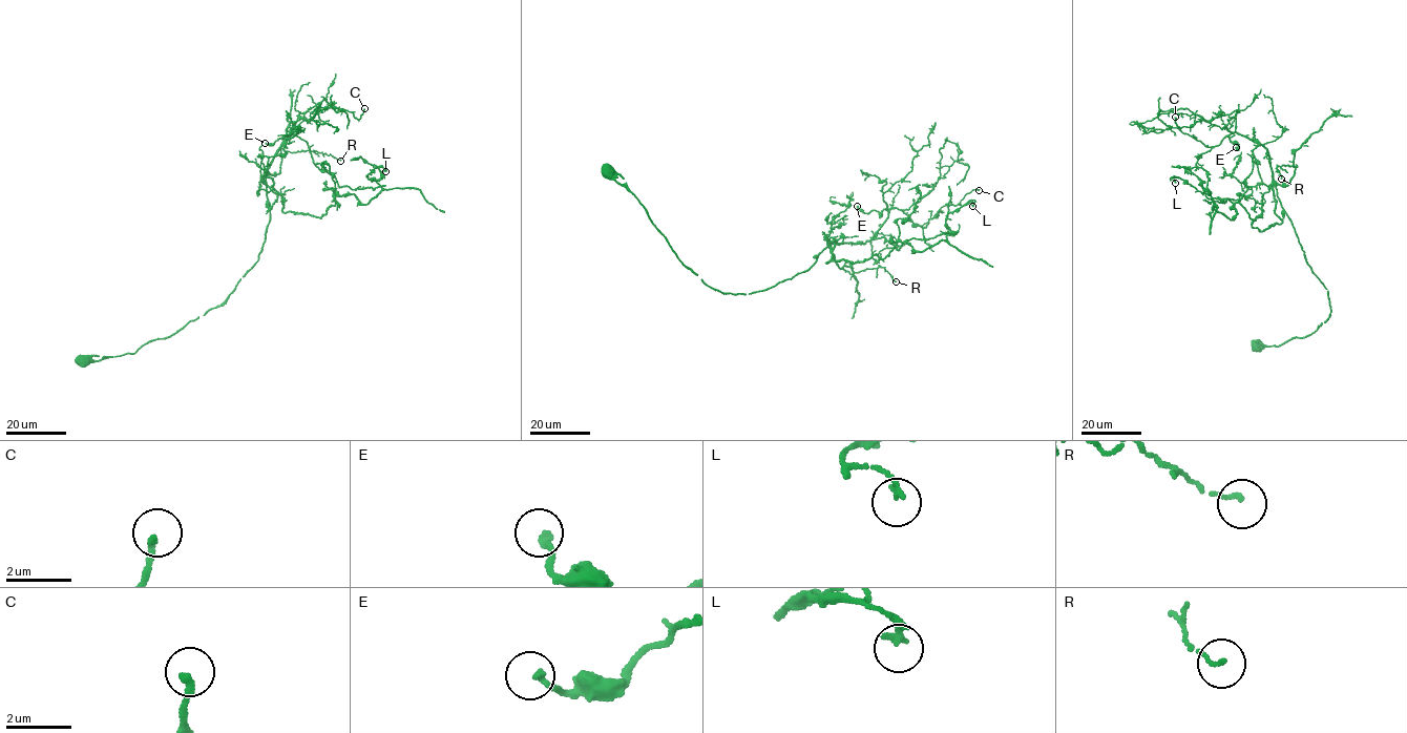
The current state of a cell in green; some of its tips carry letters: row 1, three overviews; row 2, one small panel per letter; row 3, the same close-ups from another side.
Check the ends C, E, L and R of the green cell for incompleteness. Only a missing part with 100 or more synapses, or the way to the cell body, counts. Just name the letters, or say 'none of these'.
none of these

